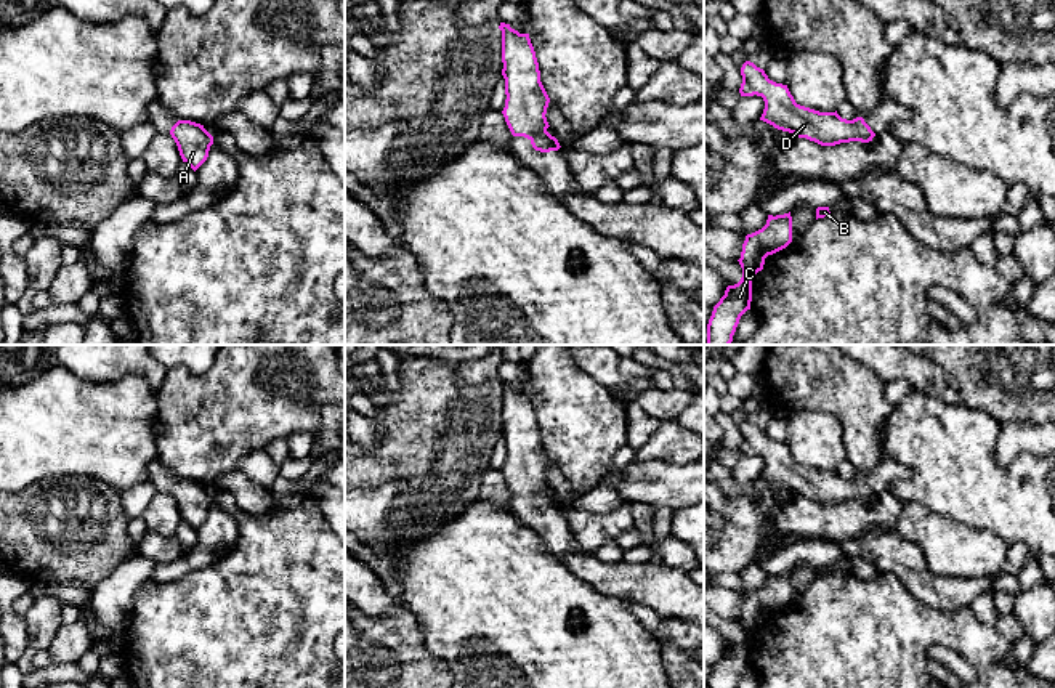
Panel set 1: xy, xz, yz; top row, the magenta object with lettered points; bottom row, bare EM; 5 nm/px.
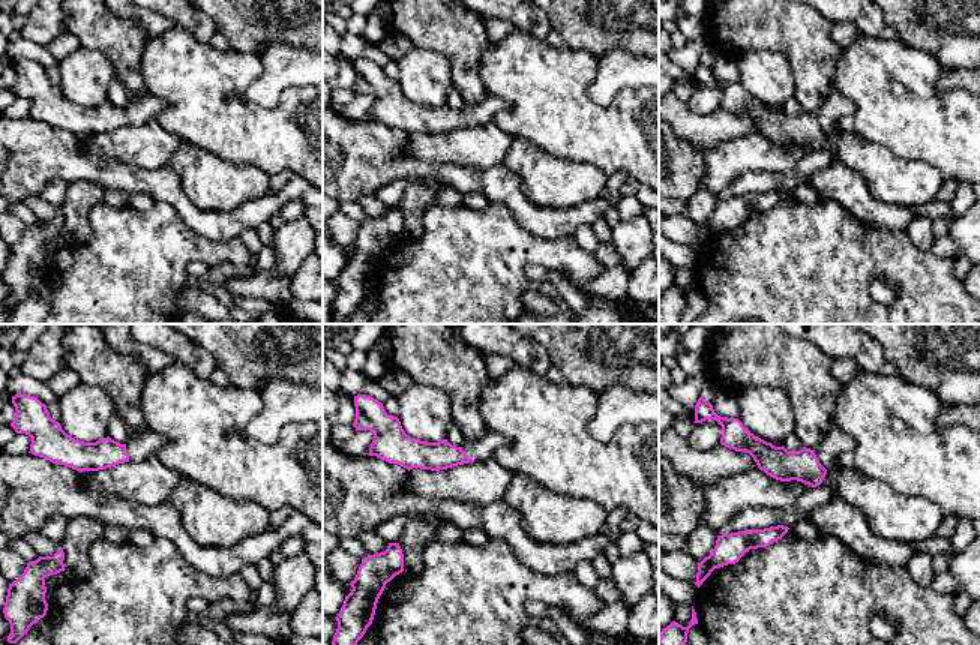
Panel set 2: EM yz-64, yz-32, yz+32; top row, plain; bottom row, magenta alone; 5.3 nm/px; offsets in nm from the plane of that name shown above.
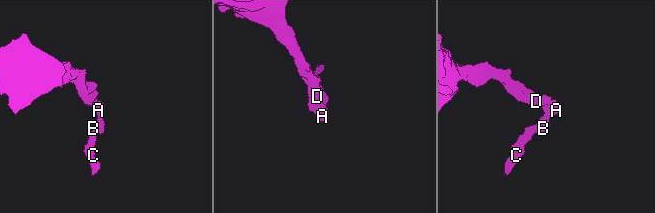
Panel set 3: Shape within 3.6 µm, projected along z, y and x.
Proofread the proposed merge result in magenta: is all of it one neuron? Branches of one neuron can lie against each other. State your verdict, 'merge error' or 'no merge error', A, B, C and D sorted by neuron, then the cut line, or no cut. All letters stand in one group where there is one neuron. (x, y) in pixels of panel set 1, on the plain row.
no merge error; A B C D; no cut

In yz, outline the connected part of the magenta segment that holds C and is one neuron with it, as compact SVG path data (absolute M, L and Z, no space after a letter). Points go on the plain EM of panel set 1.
M768 574L766 584L746 595L741 617L742 637L738 643L728 645L725 654L713 666L707 688L736 688L741 675L750 669L752 640L763 629L765 617L792 601L792 576Z

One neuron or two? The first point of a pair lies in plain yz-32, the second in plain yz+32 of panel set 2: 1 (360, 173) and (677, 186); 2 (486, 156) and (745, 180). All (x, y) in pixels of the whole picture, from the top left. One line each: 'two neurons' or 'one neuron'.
1: one neuron
2: two neurons

